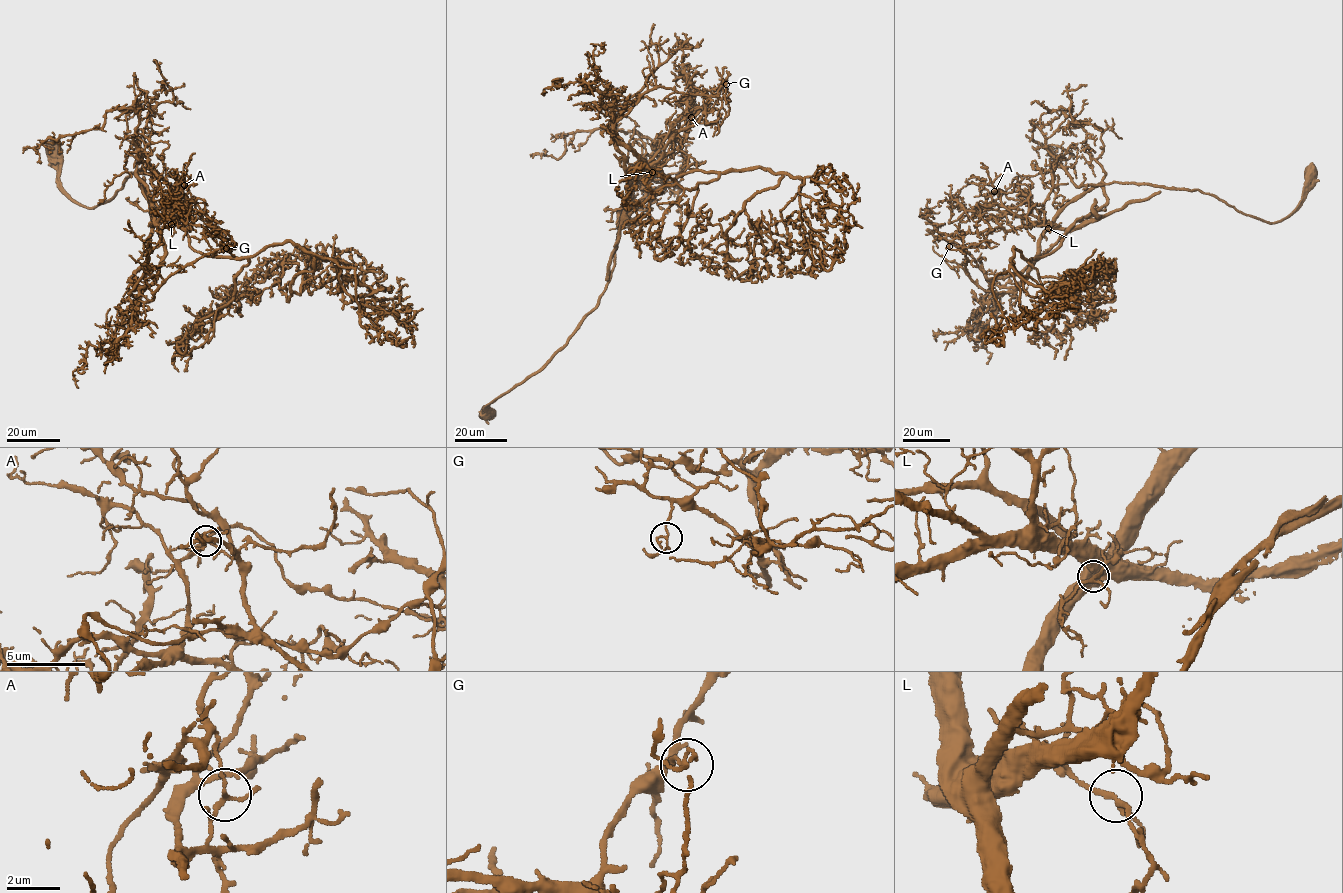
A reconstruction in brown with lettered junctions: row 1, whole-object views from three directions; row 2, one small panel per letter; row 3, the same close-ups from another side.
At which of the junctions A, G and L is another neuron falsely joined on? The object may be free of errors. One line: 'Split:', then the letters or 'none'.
Split: A

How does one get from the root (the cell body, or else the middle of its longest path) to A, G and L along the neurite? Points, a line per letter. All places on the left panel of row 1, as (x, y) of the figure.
A: (52, 150), (60, 185), (89, 208), (144, 169), (135, 172), (155, 218), (172, 220), (191, 209), (184, 185)
G: (52, 150), (60, 185), (81, 205), (102, 204), (144, 169), (135, 172), (157, 220), (201, 225), (226, 248)
L: (52, 150), (60, 185), (89, 208), (110, 199), (131, 173), (144, 169), (135, 172), (155, 218), (171, 224)

